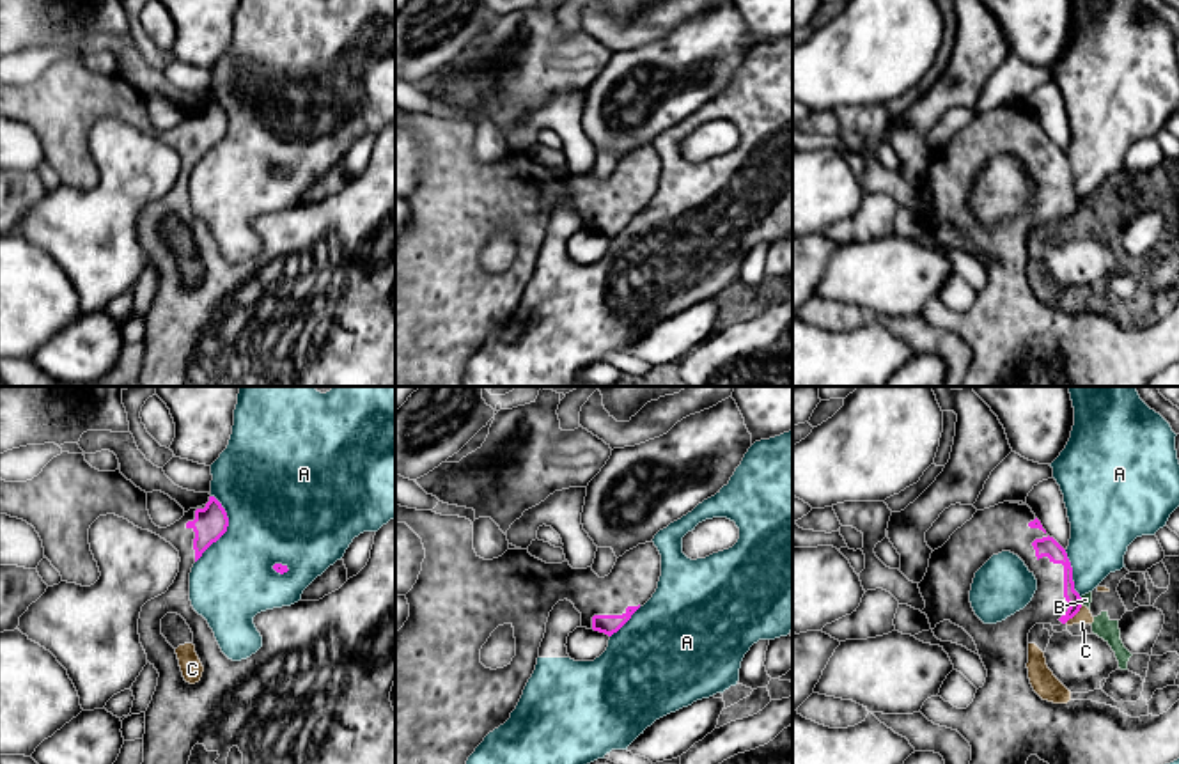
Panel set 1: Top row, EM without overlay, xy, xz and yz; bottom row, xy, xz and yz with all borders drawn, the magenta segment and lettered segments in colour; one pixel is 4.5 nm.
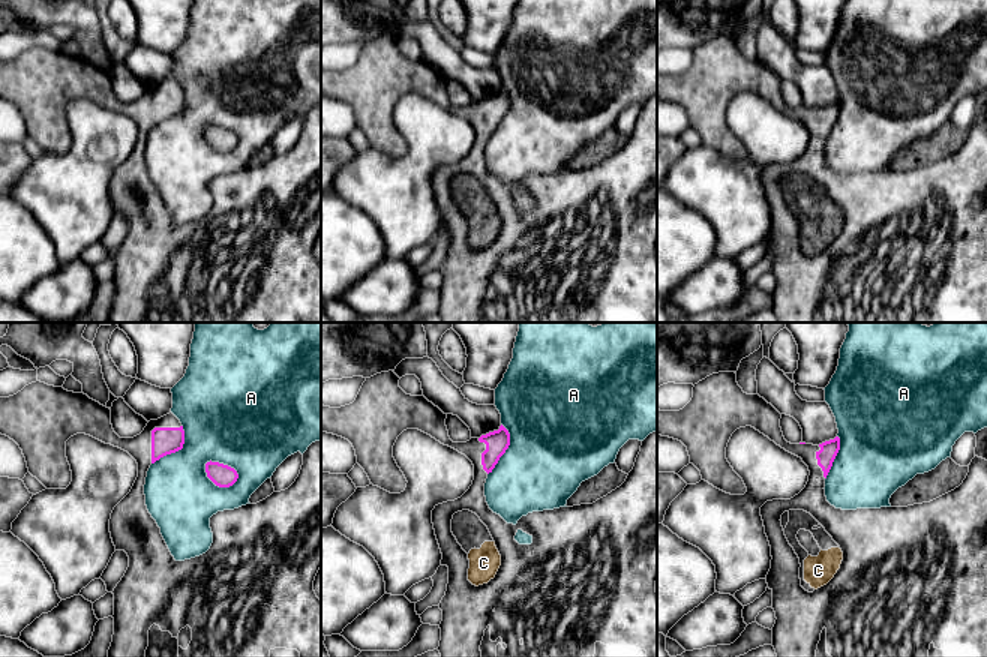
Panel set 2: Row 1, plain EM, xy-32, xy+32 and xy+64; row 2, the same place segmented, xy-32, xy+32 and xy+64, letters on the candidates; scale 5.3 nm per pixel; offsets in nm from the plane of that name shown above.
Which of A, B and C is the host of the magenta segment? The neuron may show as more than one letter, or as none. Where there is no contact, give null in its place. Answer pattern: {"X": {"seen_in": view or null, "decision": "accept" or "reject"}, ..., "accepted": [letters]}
{"A": {"seen_in": "xy", "decision": "reject"}, "B": {"seen_in": "yz", "decision": "reject"}, "C": {"seen_in": "yz", "decision": "reject"}, "accepted": []}

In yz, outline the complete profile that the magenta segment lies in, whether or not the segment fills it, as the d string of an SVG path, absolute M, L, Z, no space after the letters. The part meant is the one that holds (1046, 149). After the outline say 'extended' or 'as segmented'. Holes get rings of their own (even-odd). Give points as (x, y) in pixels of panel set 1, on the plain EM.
M1003 105L995 110L977 113L970 124L957 131L950 142L931 156L929 170L918 186L925 204L922 216L927 218L931 232L950 223L963 230L975 245L988 280L977 292L973 305L966 312L957 312L941 300L924 305L920 316L934 328L957 333L972 349L972 363L963 386L1145 386L1161 369L1179 362L1179 303L1159 319L1131 321L1120 312L1092 303L1069 303L1053 307L1042 303L1028 282L1028 236L1035 227L1060 229L1073 222L1081 211L1081 200L1074 193L1073 170L1066 152L1046 136L1041 124L1025 106ZM1002 154L1018 158L1037 183L1032 204L1014 218L996 227L984 227L973 214L970 193L975 175Z | extended

